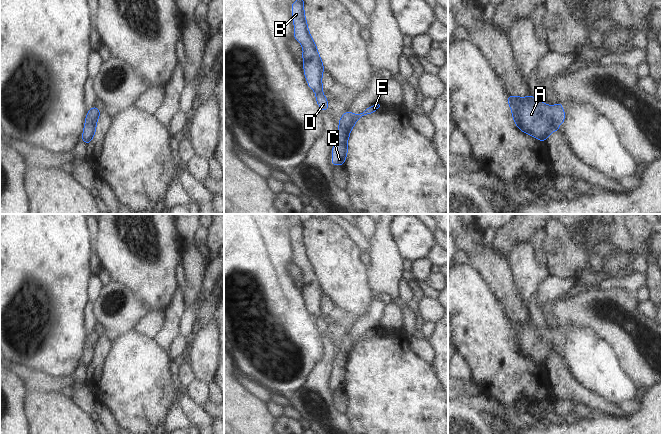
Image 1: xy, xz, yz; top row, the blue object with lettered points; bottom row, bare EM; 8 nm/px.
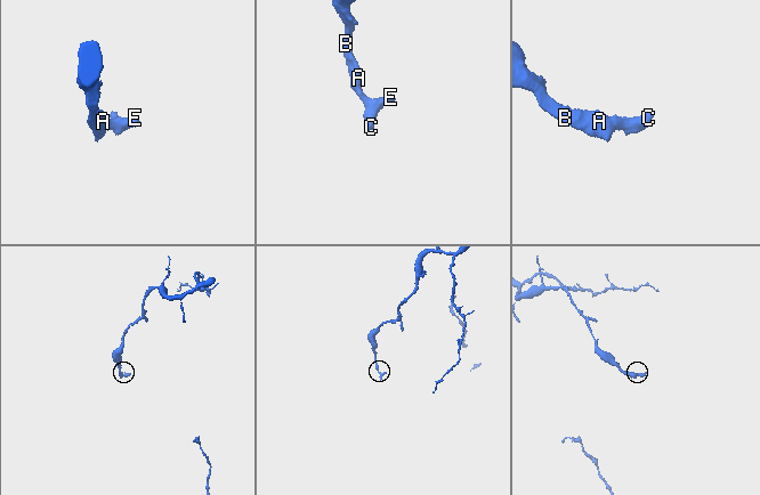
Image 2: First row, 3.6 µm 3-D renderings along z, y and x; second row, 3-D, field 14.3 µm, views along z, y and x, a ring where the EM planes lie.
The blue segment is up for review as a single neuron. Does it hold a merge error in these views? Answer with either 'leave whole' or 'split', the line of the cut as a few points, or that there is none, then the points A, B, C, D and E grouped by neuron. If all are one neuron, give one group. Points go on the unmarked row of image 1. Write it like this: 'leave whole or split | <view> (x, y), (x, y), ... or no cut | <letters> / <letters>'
leave whole | no cut | A B C D E

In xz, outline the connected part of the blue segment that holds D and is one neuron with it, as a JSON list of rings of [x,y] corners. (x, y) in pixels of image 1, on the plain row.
[[[299,220],[299,223],[295,226],[292,226],[292,242],[294,245],[294,263],[298,264],[303,271],[303,279],[302,282],[304,284],[304,298],[306,300],[306,304],[308,306],[308,310],[316,316],[316,325],[323,336],[328,334],[328,323],[322,318],[322,297],[325,294],[322,288],[322,284],[316,272],[316,268],[310,260],[310,256],[308,254],[308,249],[306,246],[305,238],[304,238],[304,223]]]

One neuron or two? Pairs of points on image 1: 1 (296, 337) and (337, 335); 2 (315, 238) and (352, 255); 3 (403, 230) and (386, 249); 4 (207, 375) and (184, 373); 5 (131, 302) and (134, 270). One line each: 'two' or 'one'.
1: two
2: one
3: two
4: two
5: two

